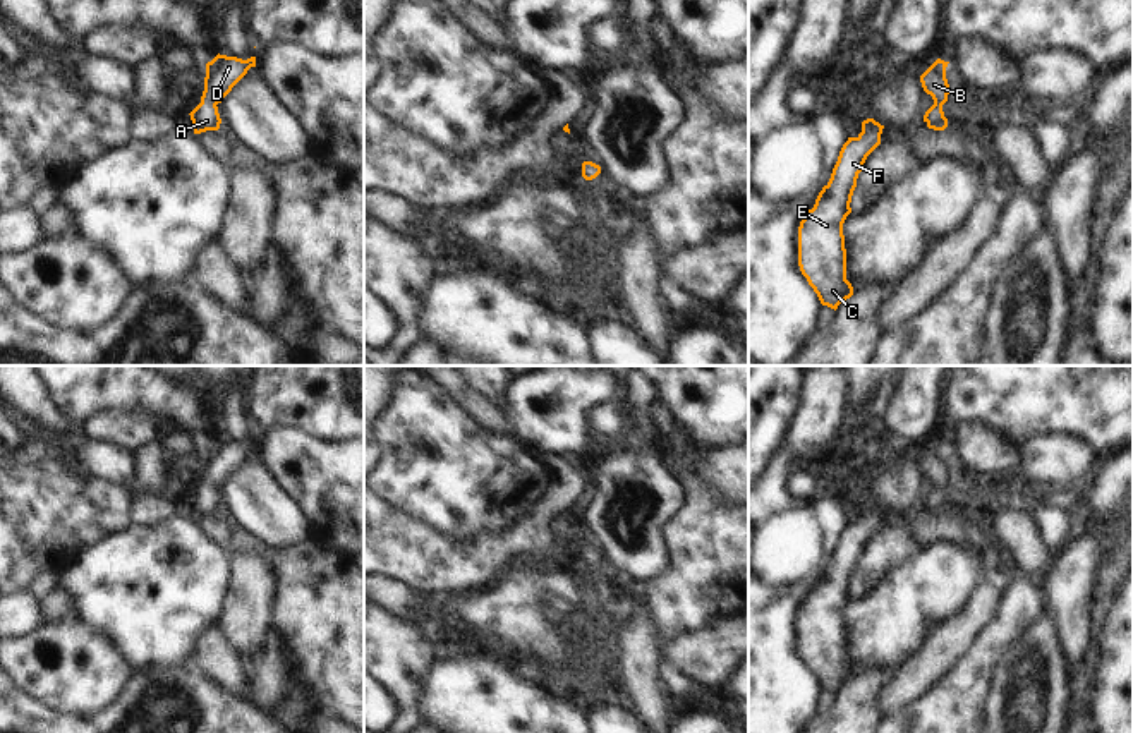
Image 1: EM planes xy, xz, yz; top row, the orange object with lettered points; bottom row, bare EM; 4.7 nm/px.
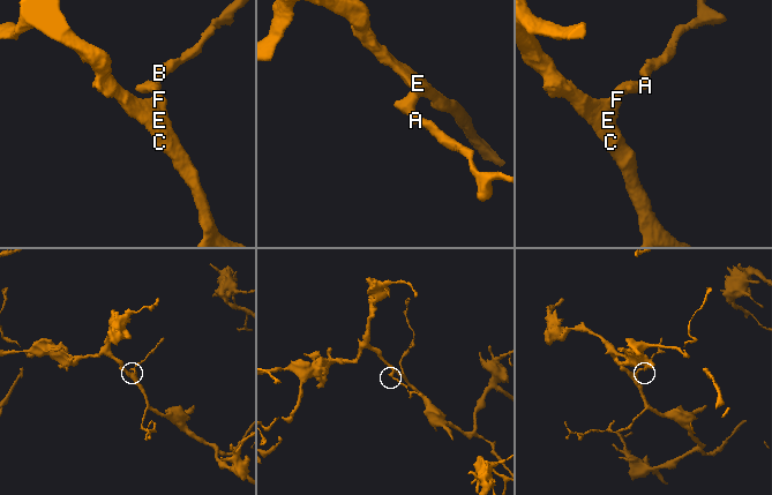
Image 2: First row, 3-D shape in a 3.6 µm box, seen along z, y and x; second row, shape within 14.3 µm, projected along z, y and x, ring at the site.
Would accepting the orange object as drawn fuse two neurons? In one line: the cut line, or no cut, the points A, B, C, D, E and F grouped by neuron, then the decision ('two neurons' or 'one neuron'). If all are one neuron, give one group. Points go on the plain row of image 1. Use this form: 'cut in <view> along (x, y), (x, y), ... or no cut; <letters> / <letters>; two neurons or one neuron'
no cut; A B C D E F; one neuron

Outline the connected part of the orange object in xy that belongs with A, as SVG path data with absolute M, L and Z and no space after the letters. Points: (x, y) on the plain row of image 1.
M218 438L206 448L201 488L189 498L194 508L194 518L220 513L221 503L216 489L223 486L251 451L256 451L256 441L242 445Z

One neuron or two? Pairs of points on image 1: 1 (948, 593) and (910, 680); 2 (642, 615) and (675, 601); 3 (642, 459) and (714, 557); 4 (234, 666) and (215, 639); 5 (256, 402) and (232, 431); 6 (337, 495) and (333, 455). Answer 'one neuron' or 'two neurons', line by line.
1: two neurons
2: two neurons
3: two neurons
4: one neuron
5: two neurons
6: one neuron

